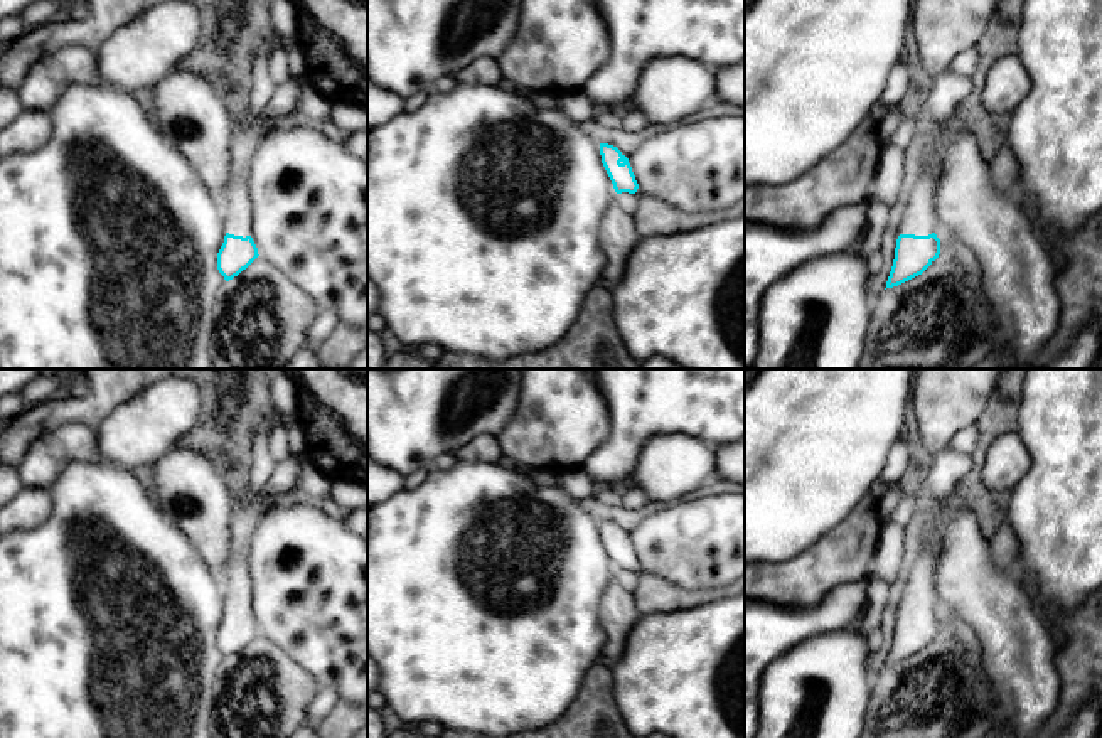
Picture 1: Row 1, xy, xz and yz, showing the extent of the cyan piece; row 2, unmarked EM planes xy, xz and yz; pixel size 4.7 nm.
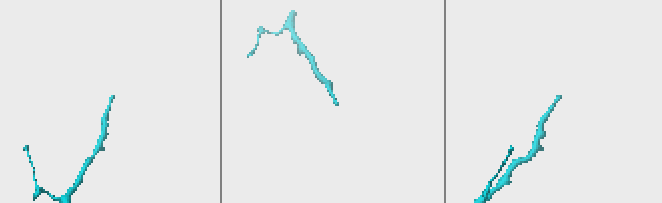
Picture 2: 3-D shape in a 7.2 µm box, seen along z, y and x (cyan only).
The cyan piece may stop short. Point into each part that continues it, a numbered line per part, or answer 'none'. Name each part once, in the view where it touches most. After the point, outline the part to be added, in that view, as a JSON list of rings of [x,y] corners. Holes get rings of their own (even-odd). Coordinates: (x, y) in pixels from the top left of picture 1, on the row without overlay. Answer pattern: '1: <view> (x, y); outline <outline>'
1: yz (920, 595); outline [[[955,492],[945,500],[945,511],[935,534],[912,563],[912,571],[901,595],[900,612],[928,613],[937,610],[940,605],[940,596],[935,585],[935,568],[942,546],[942,532],[954,512],[962,509],[966,504],[966,499]]]

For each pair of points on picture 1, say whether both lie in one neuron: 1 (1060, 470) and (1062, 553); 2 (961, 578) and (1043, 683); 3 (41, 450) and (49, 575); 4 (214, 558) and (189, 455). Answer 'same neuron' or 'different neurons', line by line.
1: same neuron
2: same neuron
3: different neurons
4: same neuron

